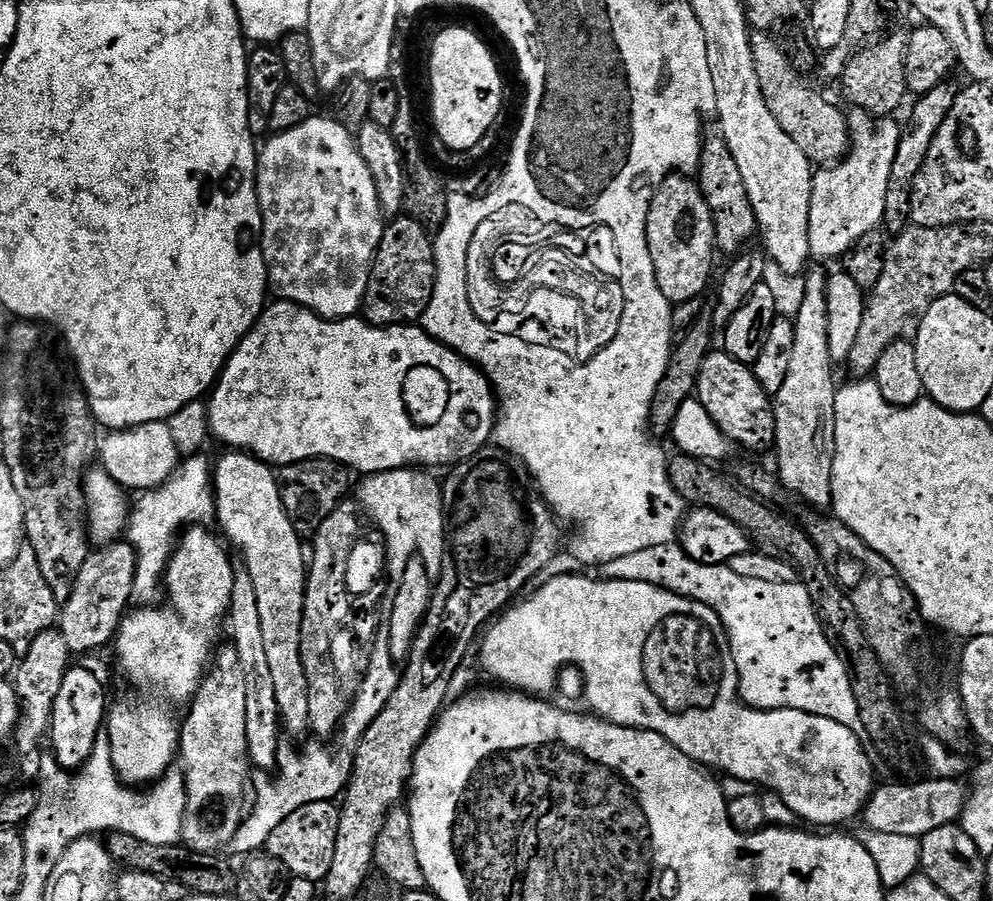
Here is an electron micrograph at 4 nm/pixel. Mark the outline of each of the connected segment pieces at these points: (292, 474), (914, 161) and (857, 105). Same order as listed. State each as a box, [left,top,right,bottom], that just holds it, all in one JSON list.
[[279,458,349,538],[882,77,963,238],[842,35,909,118]]

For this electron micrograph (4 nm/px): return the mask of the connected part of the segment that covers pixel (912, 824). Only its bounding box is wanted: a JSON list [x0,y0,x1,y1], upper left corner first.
[862,779,966,838]

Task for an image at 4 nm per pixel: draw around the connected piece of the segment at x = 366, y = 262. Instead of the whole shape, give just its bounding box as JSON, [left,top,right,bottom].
[256,114,386,320]

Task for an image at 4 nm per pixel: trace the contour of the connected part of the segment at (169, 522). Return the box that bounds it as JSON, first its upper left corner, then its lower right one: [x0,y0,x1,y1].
[126,454,216,606]

